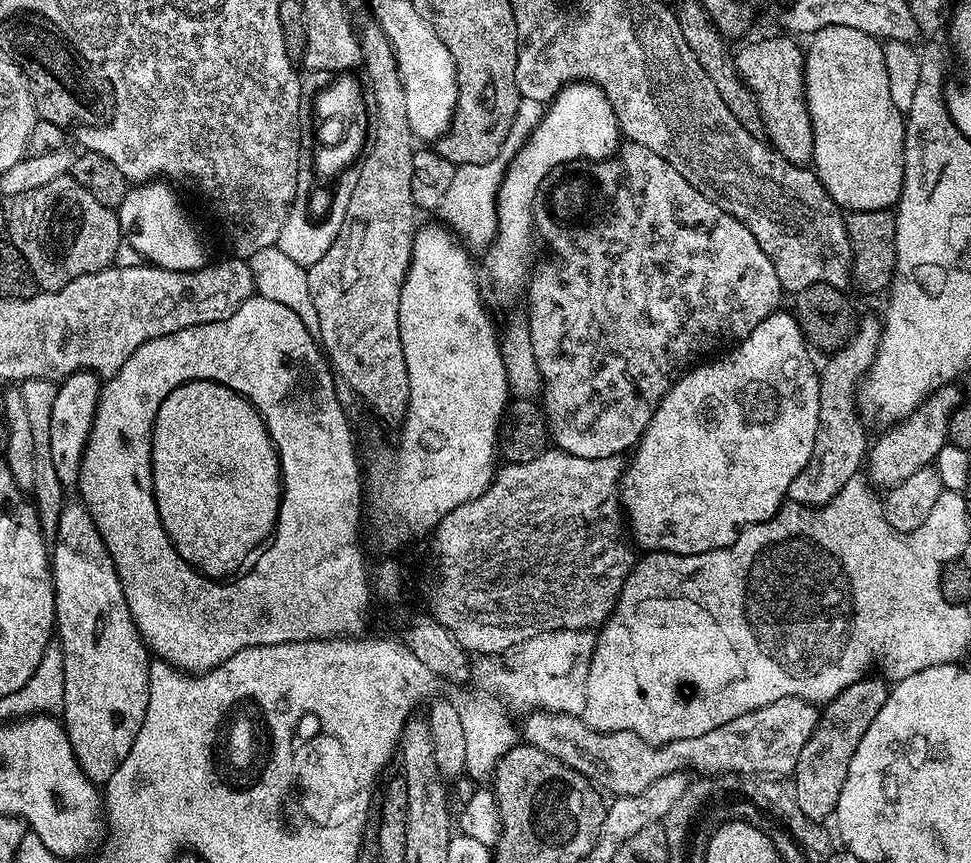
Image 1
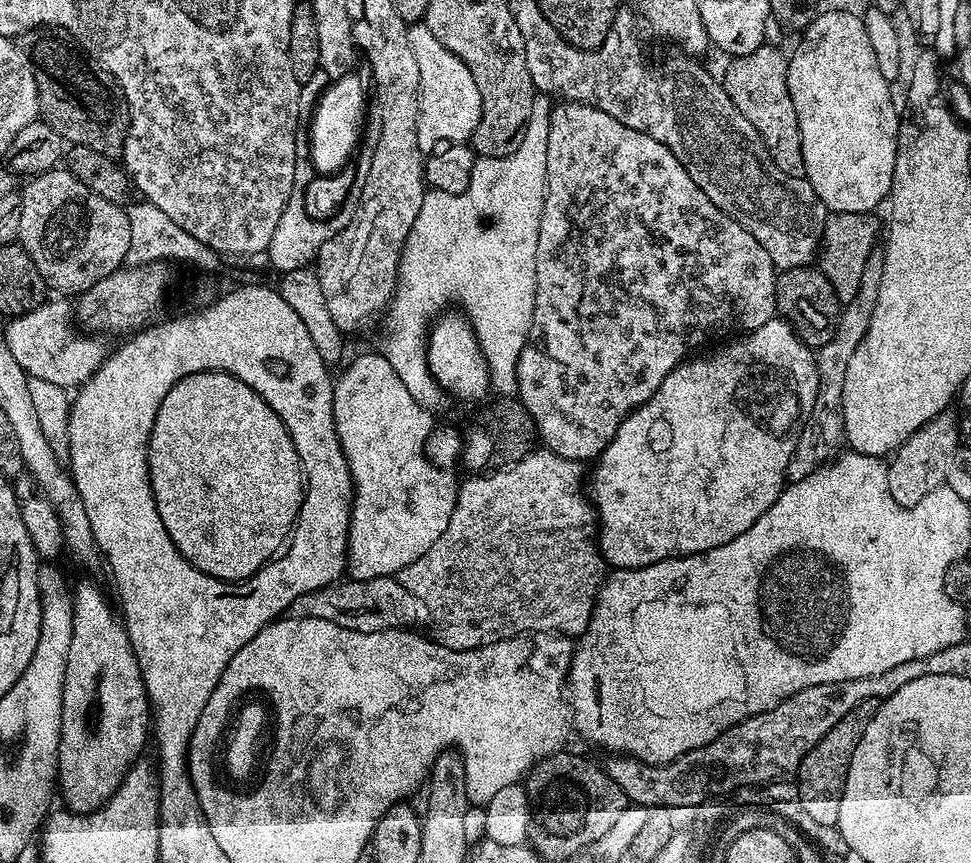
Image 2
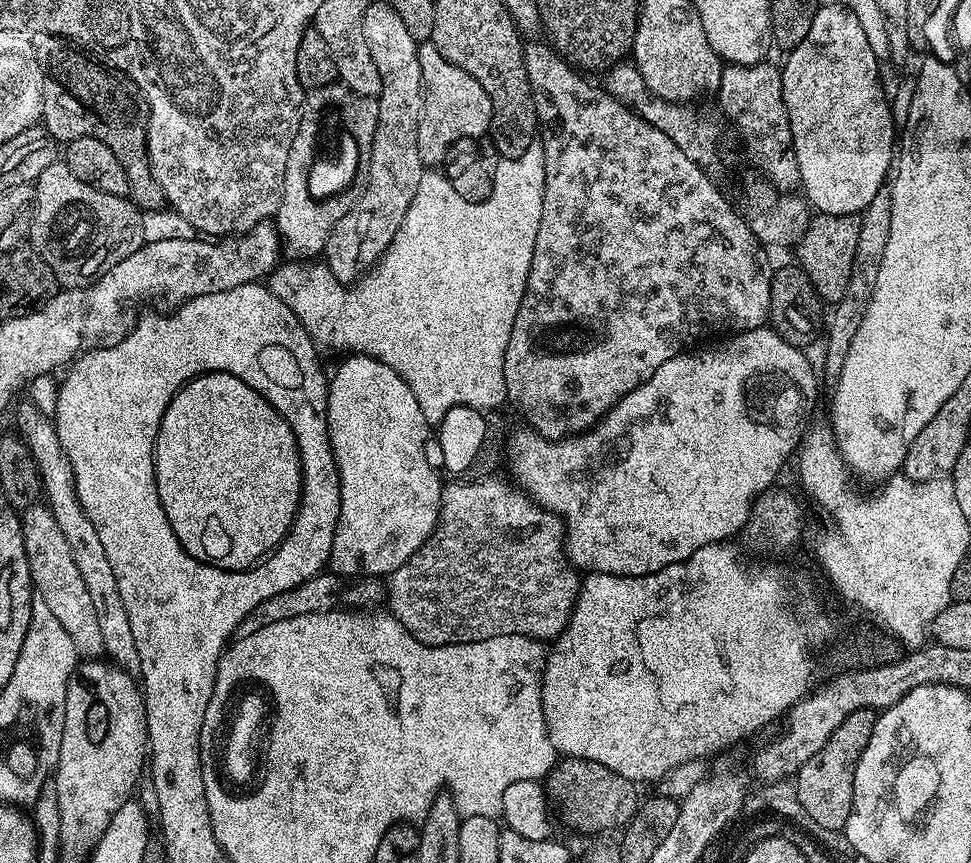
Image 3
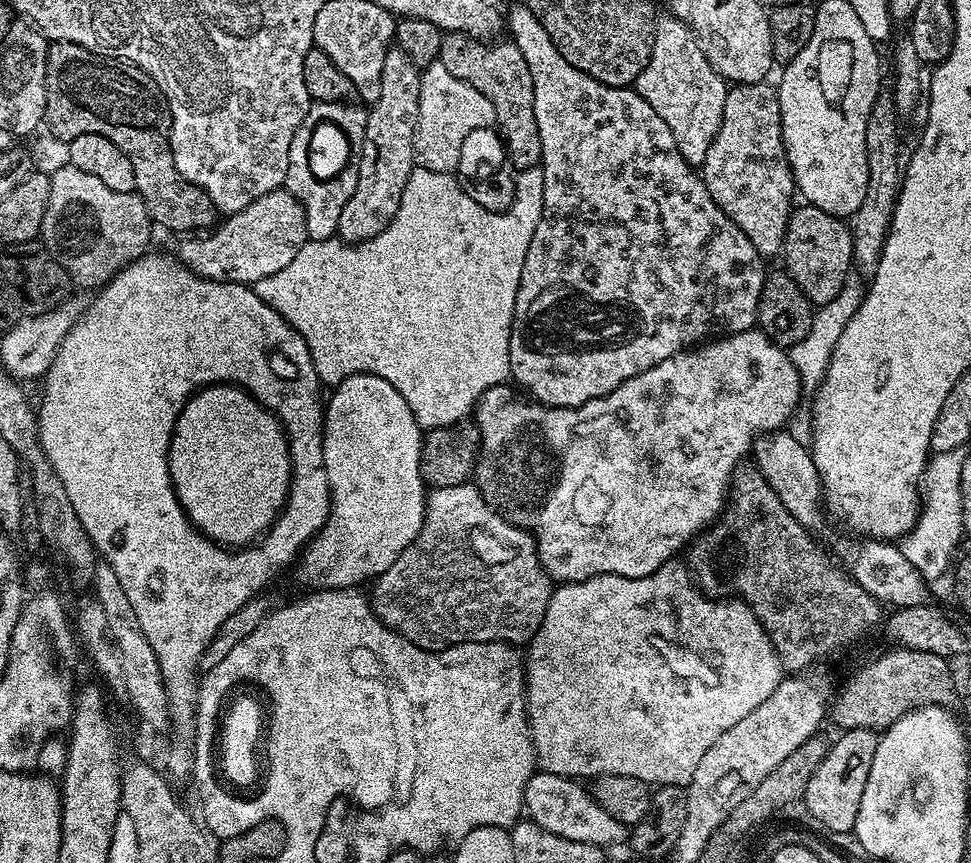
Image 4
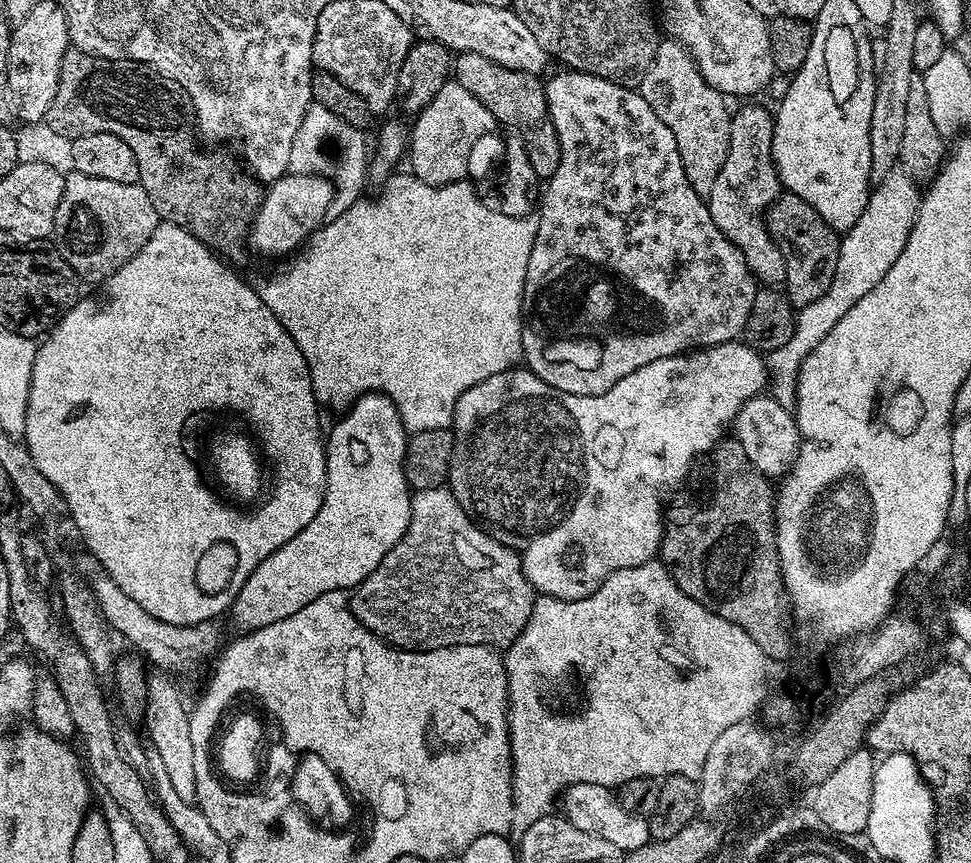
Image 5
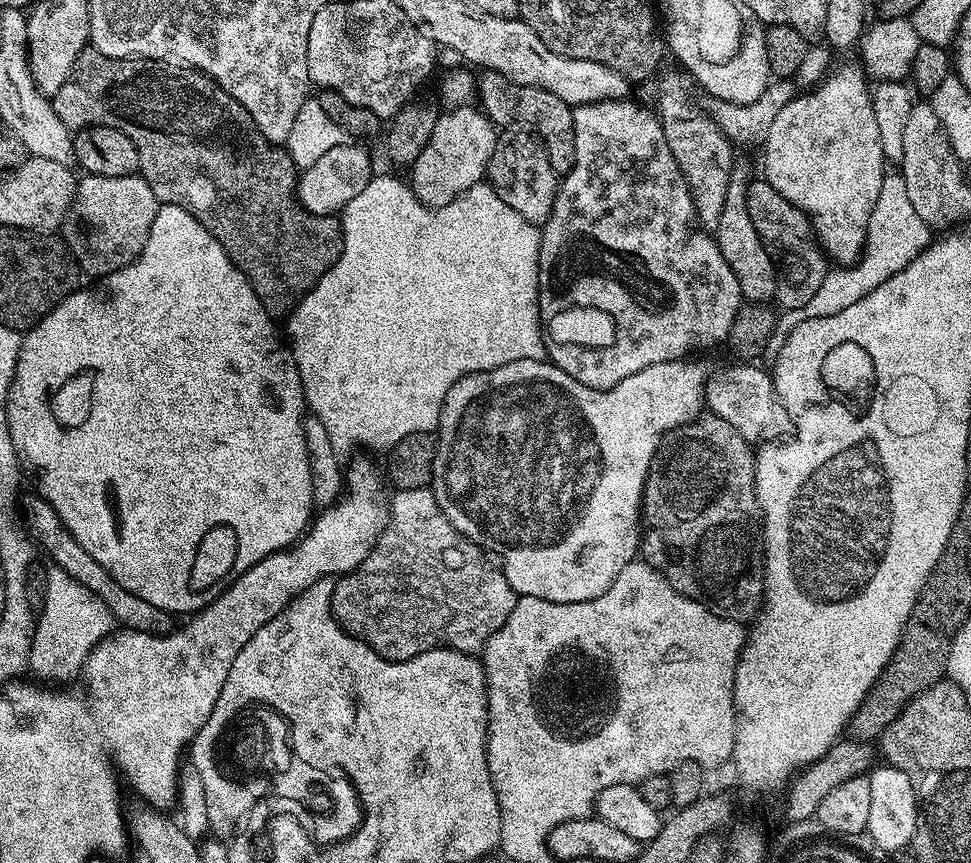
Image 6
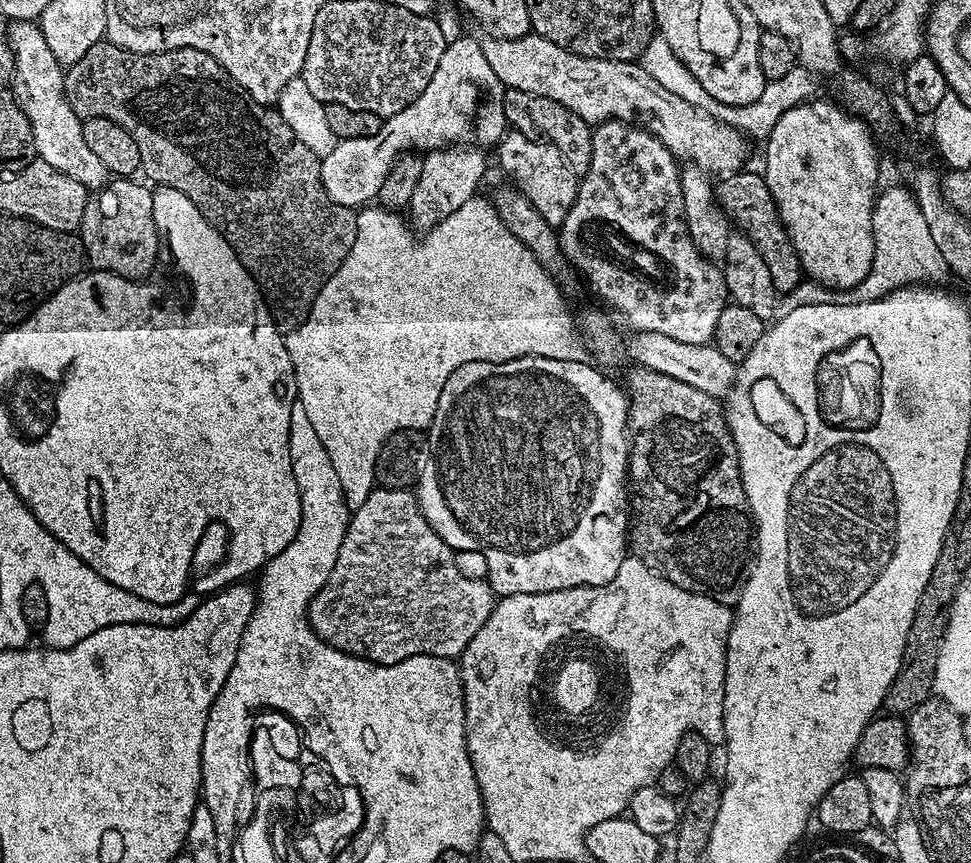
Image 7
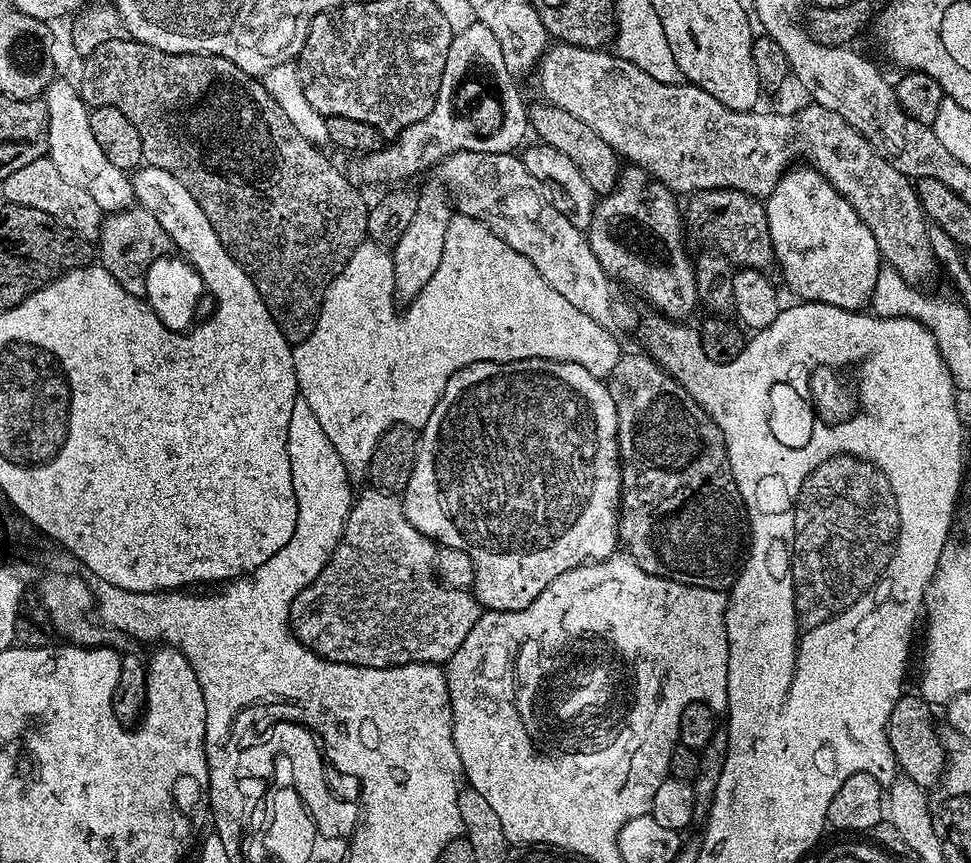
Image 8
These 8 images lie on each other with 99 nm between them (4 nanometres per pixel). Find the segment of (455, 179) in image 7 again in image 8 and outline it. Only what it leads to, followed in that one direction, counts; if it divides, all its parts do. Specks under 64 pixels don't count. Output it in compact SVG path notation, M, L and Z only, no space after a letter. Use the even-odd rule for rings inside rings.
M443 187L428 188L416 197L414 215L410 226L406 226L406 234L398 238L391 249L392 276L396 286L396 295L401 301L411 302L416 295L434 278L434 270L438 270L438 262L442 262L442 246L446 242L446 230L450 226L454 209Z

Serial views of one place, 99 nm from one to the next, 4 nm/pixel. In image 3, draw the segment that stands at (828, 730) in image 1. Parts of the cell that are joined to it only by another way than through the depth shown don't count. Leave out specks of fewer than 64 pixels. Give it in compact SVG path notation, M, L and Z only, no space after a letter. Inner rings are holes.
M874 708L854 710L854 714L850 714L850 718L846 718L846 722L842 722L842 726L834 730L834 734L830 734L826 746L822 746L822 750L818 750L814 758L810 758L796 771L794 783L798 802L802 802L806 814L810 814L810 818L814 818L814 822L818 822L822 830L843 833L850 818L852 799L858 790L856 767L878 732L876 716L878 712Z

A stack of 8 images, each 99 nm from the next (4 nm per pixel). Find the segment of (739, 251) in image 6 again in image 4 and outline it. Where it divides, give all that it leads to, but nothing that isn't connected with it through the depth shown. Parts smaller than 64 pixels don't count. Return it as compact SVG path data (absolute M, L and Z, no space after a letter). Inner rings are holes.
M768 82L758 84L732 84L726 94L726 106L722 110L722 126L706 150L702 165L702 175L710 198L736 223L738 230L754 242L754 250L765 258L779 257L784 247L784 235L788 217L794 211L792 196L797 195L796 179L792 177L792 167L784 149L782 138L782 114L780 113L780 93Z

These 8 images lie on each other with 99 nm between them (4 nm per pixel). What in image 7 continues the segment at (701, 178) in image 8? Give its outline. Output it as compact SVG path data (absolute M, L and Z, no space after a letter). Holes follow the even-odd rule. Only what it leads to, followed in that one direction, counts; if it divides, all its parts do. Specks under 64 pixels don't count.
M535 34L517 40L488 38L483 45L486 62L490 62L505 89L554 98L554 102L562 102L566 110L574 110L574 114L590 126L603 124L606 120L639 121L659 138L677 161L687 162L709 174L736 172L748 156L750 140L745 133L715 120L709 112L690 106L690 102L678 98L678 94L670 94L670 90L658 86L639 63L586 58L562 50L562 46L554 46L554 42Z

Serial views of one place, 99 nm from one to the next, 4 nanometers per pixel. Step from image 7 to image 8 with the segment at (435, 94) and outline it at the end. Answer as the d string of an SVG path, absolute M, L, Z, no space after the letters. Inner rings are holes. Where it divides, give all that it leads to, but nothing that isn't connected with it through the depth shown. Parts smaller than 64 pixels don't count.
M478 22L466 26L466 30L455 33L450 42L434 110L430 110L422 122L414 122L414 126L402 130L383 148L361 155L357 159L360 160L356 164L357 174L372 180L392 180L395 176L420 172L431 164L432 167L439 165L456 152L515 153L525 143L524 135L530 132L528 108L515 83L502 59L498 38Z

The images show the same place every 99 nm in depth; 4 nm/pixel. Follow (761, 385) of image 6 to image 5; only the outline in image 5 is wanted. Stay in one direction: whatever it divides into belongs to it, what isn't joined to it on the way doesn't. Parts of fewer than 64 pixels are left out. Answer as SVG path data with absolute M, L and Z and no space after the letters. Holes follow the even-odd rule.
M761 394L750 398L738 410L734 421L734 439L746 450L746 458L762 475L769 478L780 478L796 461L800 453L801 434L796 424L795 415L783 409L770 394Z

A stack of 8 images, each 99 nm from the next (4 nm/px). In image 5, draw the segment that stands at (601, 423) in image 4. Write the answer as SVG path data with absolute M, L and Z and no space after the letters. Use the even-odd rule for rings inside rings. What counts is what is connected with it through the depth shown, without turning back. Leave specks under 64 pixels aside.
M740 340L715 344L709 348L697 348L691 352L684 352L681 356L658 358L658 362L650 362L650 366L642 366L634 370L634 374L626 374L622 382L610 386L606 394L597 396L566 394L542 382L542 378L538 378L538 374L534 374L526 366L507 368L502 374L494 374L494 378L486 378L486 382L478 382L470 386L470 390L463 392L456 400L450 425L452 457L446 484L456 501L468 511L469 516L484 531L490 533L507 548L520 553L520 569L526 574L526 578L539 595L553 596L563 600L581 600L594 594L594 590L598 590L598 586L602 586L602 582L610 574L618 570L642 566L646 562L657 559L660 543L664 537L660 496L667 497L669 493L679 489L685 483L683 480L687 478L692 463L694 468L701 454L711 452L721 440L725 439L724 428L733 427L740 407L750 398L761 395L769 380L769 369L765 357L755 348L751 348L748 343Z

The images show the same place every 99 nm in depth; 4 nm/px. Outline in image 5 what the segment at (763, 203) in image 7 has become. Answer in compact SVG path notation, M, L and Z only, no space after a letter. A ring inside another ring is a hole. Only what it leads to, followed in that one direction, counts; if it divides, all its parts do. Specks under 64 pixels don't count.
M787 190L781 191L775 202L768 207L766 219L768 233L786 258L783 291L793 309L799 310L816 298L821 298L829 289L834 270L837 269L841 237L822 218L822 214L810 206L810 202L802 202L802 198Z

